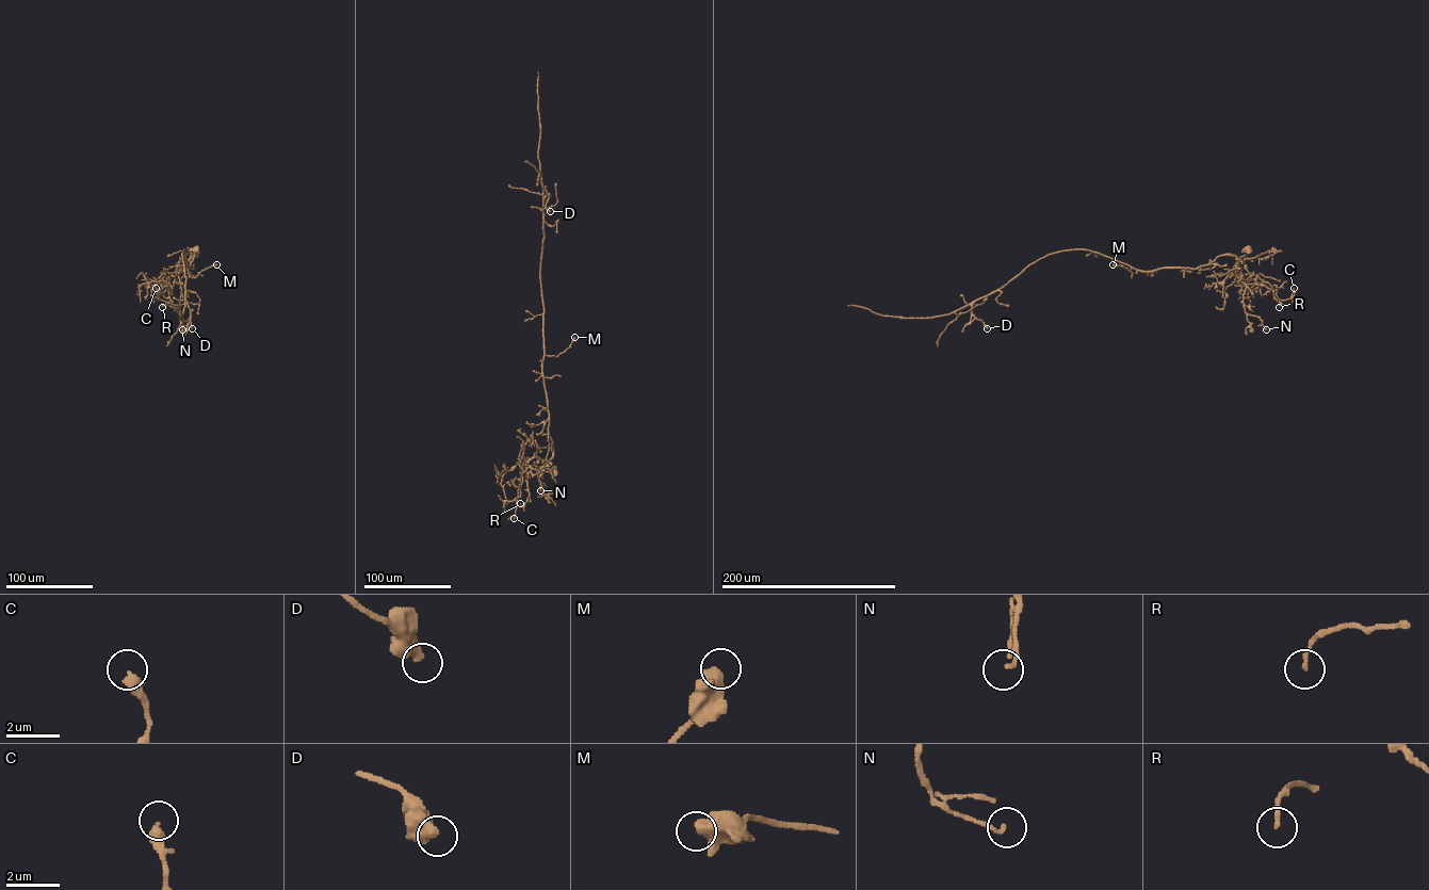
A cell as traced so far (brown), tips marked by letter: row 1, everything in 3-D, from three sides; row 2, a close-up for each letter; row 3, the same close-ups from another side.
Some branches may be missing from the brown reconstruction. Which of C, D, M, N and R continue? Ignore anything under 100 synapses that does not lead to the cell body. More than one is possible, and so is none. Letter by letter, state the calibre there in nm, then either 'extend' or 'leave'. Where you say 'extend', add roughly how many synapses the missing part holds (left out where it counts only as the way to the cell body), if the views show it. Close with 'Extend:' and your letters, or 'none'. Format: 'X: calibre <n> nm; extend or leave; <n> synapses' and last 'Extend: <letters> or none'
C: calibre 400 nm; leave
D: calibre 550 nm; leave
M: calibre 440 nm; leave
N: calibre 130 nm; leave
R: calibre 150 nm; leave
Extend: none

